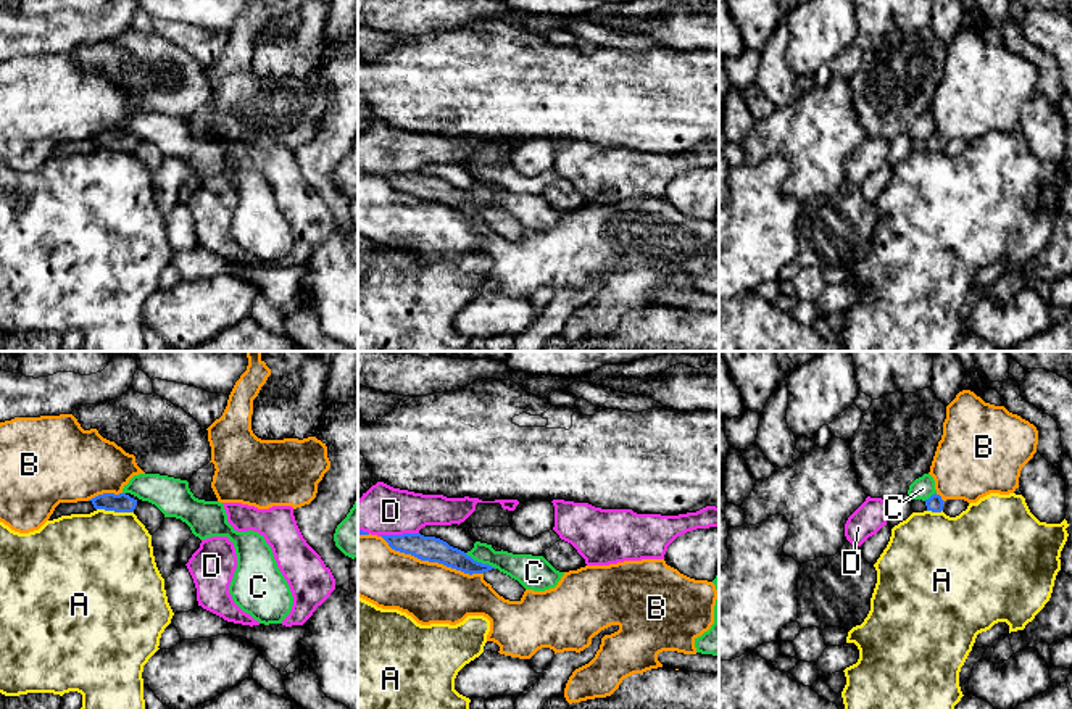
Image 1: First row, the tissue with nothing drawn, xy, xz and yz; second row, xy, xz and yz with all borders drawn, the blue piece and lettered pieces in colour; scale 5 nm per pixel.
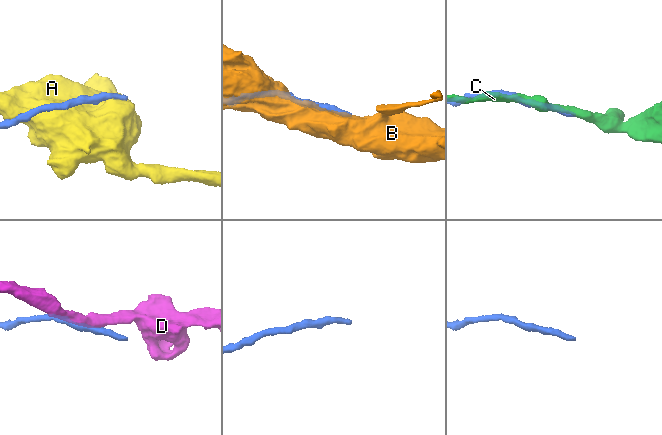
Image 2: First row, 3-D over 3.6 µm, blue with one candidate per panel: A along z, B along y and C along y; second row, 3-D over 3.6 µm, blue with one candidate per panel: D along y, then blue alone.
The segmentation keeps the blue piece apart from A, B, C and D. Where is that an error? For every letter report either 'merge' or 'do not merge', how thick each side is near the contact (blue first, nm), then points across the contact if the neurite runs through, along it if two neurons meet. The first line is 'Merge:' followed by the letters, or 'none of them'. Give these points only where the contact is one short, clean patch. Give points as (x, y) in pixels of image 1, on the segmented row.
Merge: none of them
A: do not merge; calibres 100 and 480 nm
B: do not merge; calibres 130 and 300 nm
C: do not merge; calibres 130 and 160 nm; border xz (465, 553), (495, 568)
D: do not merge; calibres 130 and 240 nm; border xz (418, 532), (379, 535)

